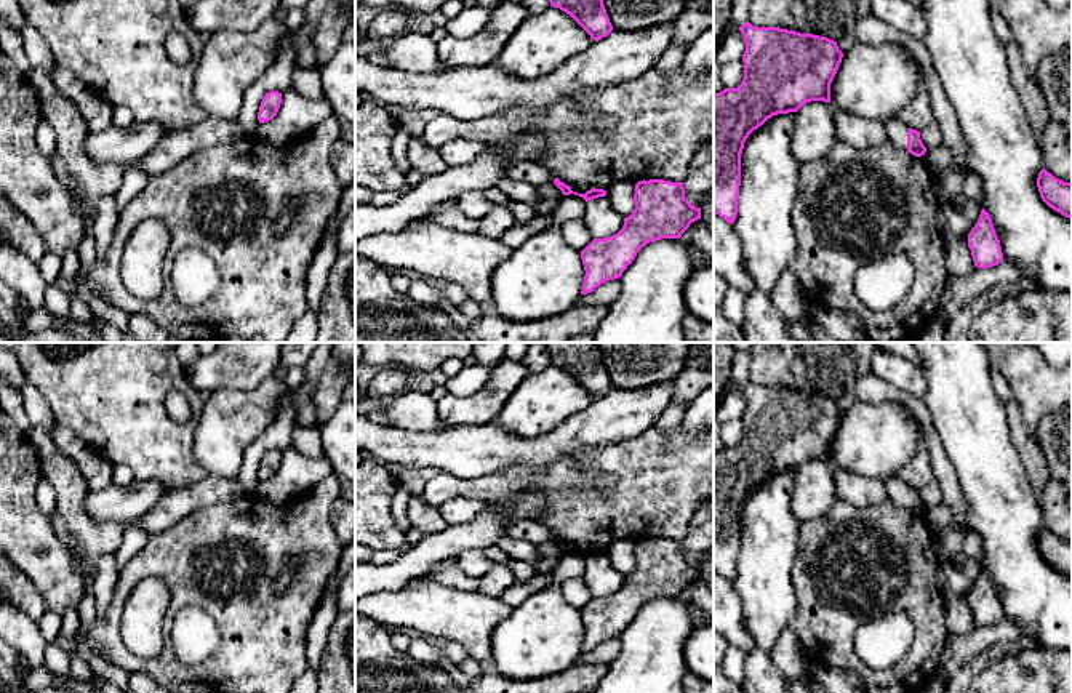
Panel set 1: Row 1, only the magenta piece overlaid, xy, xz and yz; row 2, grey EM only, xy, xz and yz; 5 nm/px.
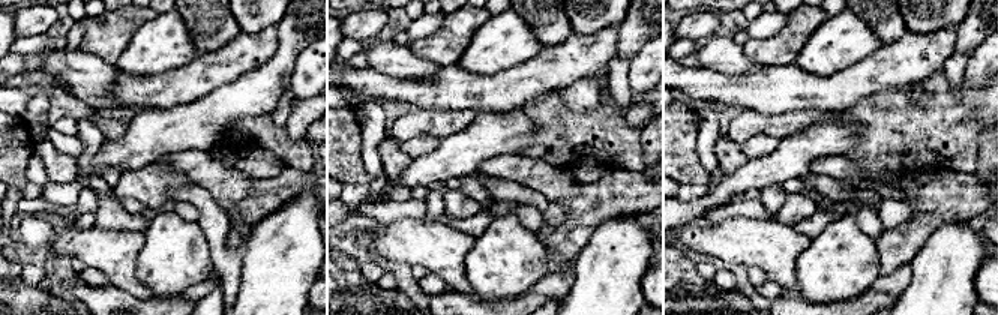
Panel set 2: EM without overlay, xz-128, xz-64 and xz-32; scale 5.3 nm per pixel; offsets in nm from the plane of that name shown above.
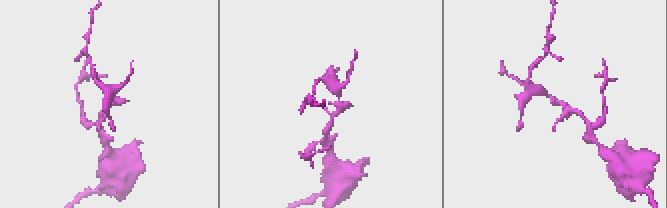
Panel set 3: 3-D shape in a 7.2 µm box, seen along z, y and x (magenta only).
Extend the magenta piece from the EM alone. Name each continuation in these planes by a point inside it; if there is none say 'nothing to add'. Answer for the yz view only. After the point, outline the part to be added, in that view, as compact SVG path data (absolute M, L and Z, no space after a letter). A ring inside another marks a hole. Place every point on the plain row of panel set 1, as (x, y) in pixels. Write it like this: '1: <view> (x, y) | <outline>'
1: yz (896, 488) | M898 475L885 480L885 488L888 493L888 499L898 506L907 509L907 490L909 485L899 479Z

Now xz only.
1: xz (535, 532) | M509 520L506 533L517 539L525 539L534 546L554 543L554 531L539 520Z

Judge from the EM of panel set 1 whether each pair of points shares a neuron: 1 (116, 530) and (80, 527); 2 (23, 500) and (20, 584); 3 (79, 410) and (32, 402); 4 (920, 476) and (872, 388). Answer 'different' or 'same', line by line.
1: same
2: different
3: different
4: different

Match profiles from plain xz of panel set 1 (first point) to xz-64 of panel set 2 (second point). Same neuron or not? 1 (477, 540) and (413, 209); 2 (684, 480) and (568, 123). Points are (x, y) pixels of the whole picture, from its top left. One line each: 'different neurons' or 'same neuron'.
1: different neurons
2: same neuron

